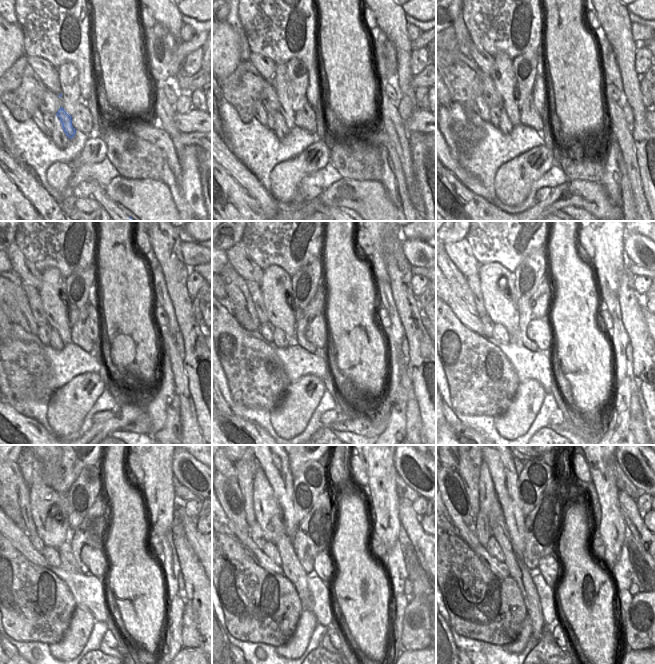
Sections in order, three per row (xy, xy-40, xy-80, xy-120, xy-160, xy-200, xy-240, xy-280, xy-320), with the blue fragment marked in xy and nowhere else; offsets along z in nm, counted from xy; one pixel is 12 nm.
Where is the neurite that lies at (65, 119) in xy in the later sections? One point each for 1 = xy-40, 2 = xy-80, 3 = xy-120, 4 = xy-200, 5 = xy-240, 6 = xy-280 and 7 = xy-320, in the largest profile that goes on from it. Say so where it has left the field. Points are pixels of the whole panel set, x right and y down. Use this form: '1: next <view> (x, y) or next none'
1: next xy-40 (279, 82)
2: next xy-80 (504, 79)
3: next xy-120 (53, 288)
4: next xy-200 (501, 282)
5: next xy-240 (53, 506)
6: next xy-280 (274, 520)
7: next xy-320 (487, 497)

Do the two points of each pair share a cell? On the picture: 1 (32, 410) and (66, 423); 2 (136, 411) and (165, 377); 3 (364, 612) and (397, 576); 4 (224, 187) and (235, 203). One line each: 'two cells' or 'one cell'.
1: two cells
2: two cells
3: two cells
4: one cell

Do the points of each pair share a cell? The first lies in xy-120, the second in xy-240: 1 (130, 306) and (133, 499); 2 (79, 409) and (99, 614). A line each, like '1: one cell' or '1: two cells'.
1: one cell
2: two cells

